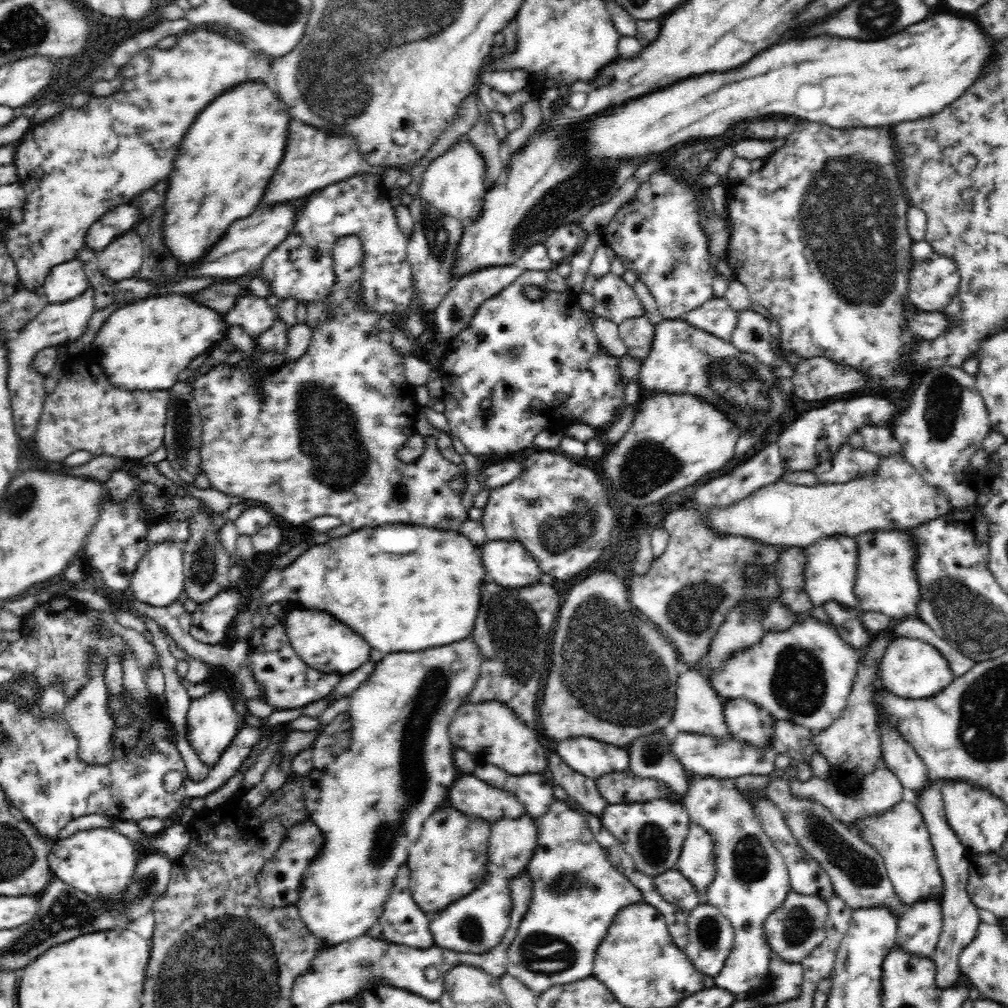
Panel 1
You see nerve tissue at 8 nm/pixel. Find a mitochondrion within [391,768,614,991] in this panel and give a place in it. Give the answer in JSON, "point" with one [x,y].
{"point":[545,953]}

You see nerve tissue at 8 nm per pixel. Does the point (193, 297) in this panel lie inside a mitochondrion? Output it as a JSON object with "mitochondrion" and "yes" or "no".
{"mitochondrion":"no"}

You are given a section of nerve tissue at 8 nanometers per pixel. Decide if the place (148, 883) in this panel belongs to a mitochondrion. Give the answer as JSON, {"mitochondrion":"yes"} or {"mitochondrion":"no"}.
{"mitochondrion":"yes"}

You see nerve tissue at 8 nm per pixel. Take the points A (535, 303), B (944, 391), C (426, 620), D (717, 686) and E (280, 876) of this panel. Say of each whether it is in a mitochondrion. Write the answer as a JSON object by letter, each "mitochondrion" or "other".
{"A":"other","B":"mitochondrion","C":"other","D":"other","E":"other"}

